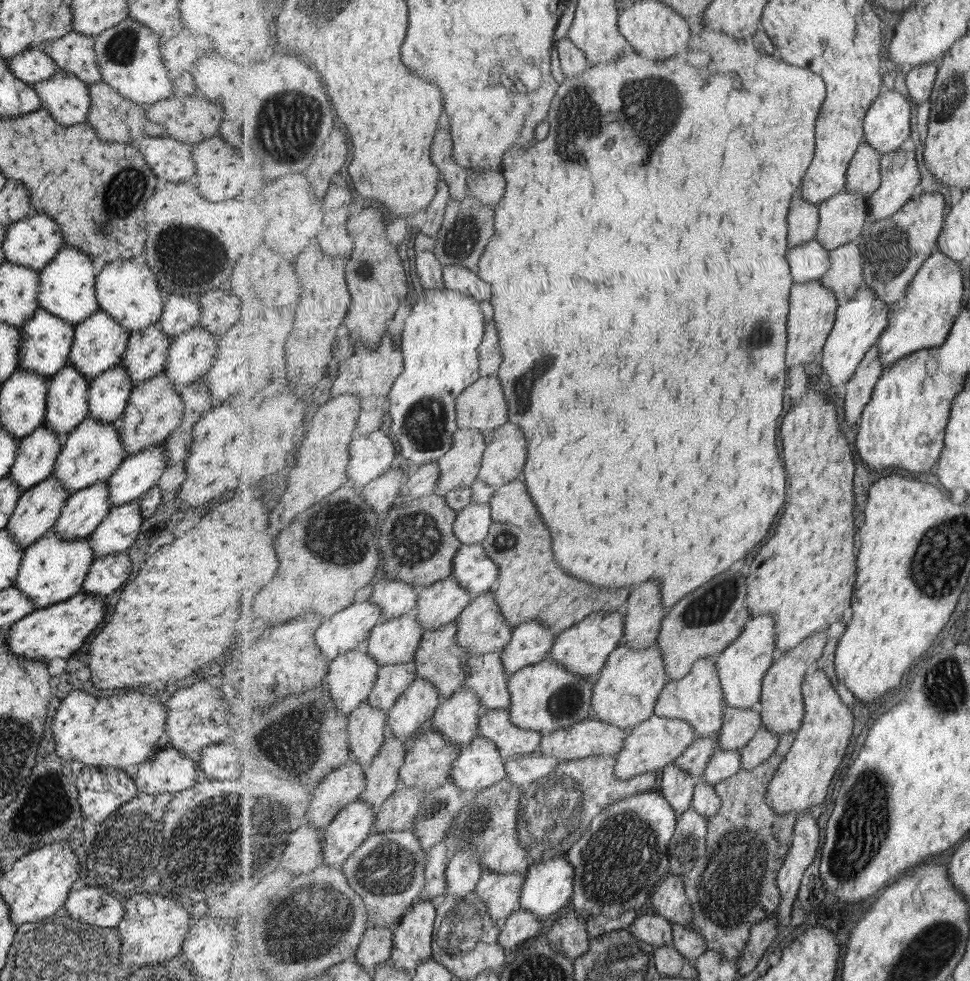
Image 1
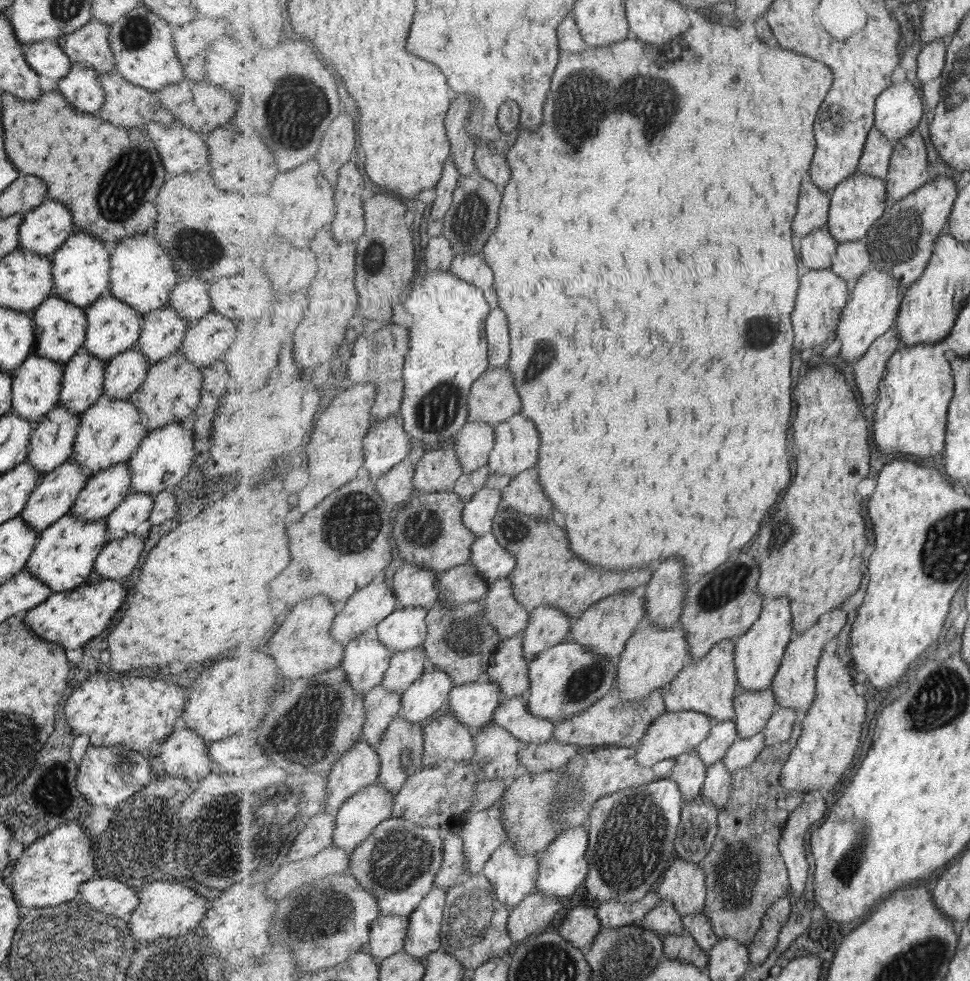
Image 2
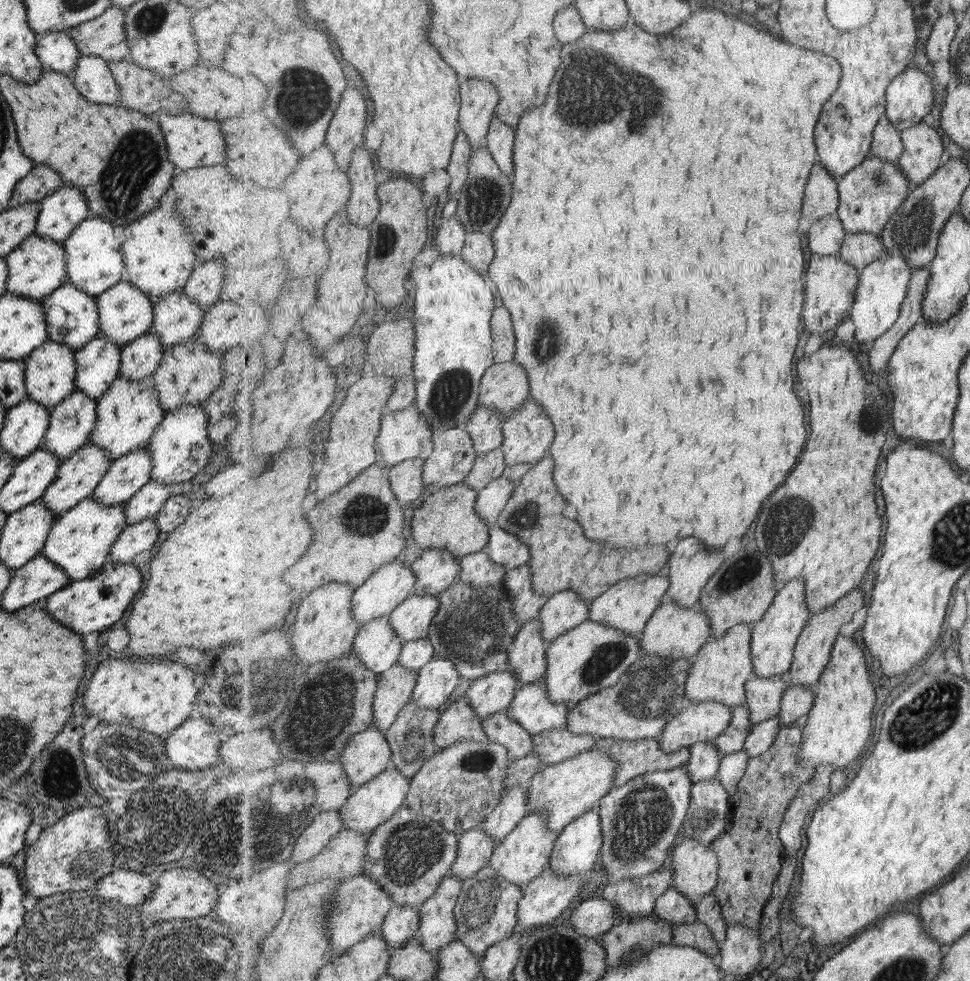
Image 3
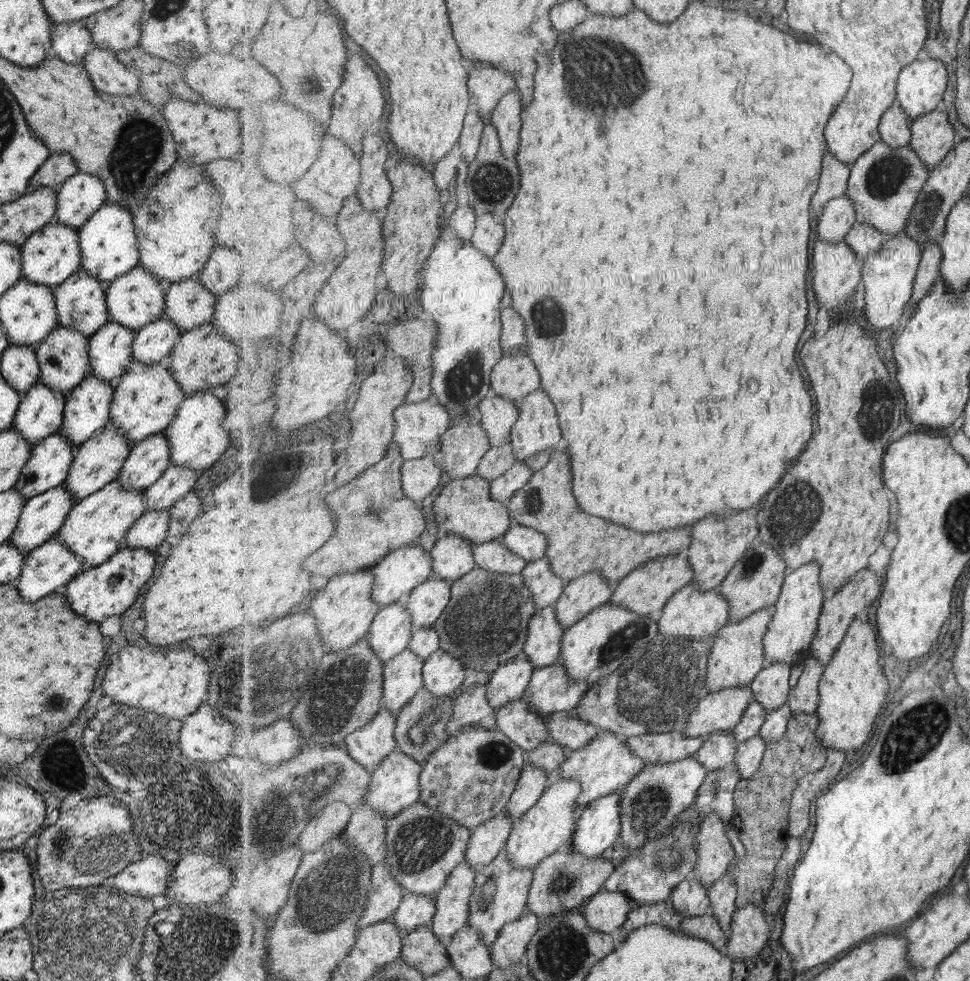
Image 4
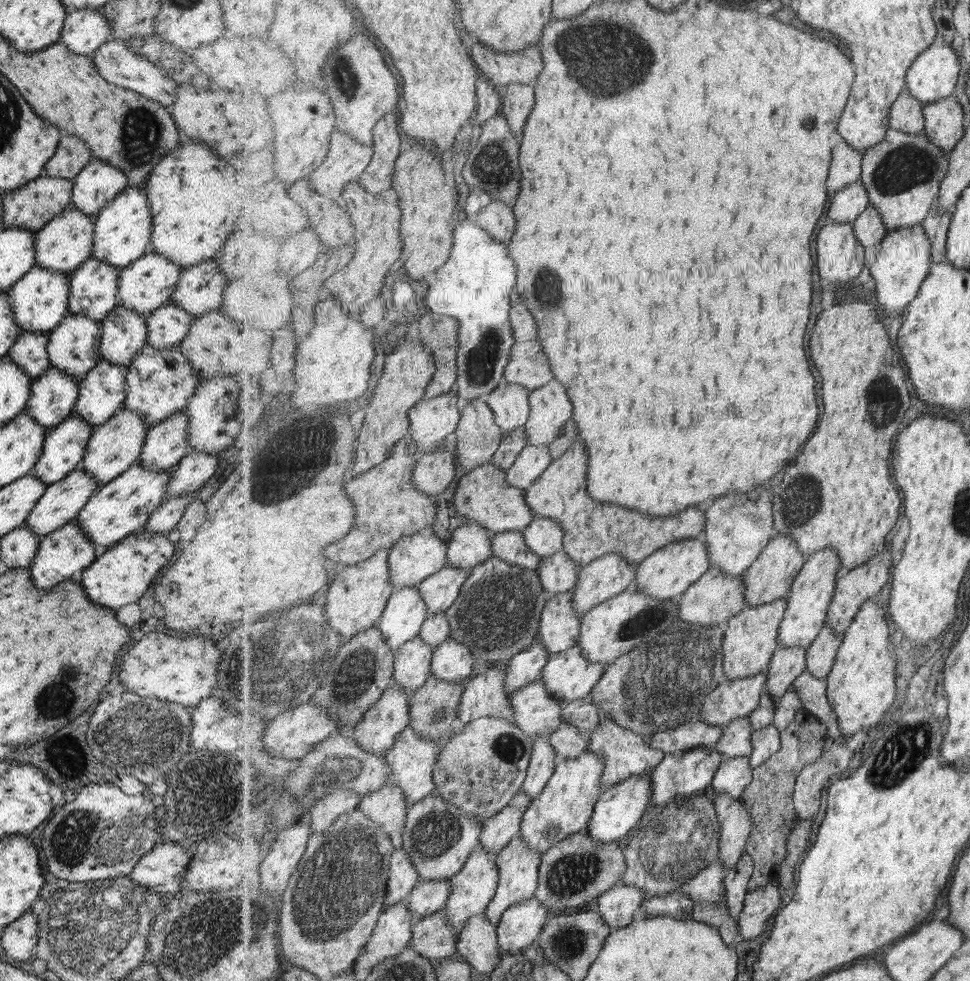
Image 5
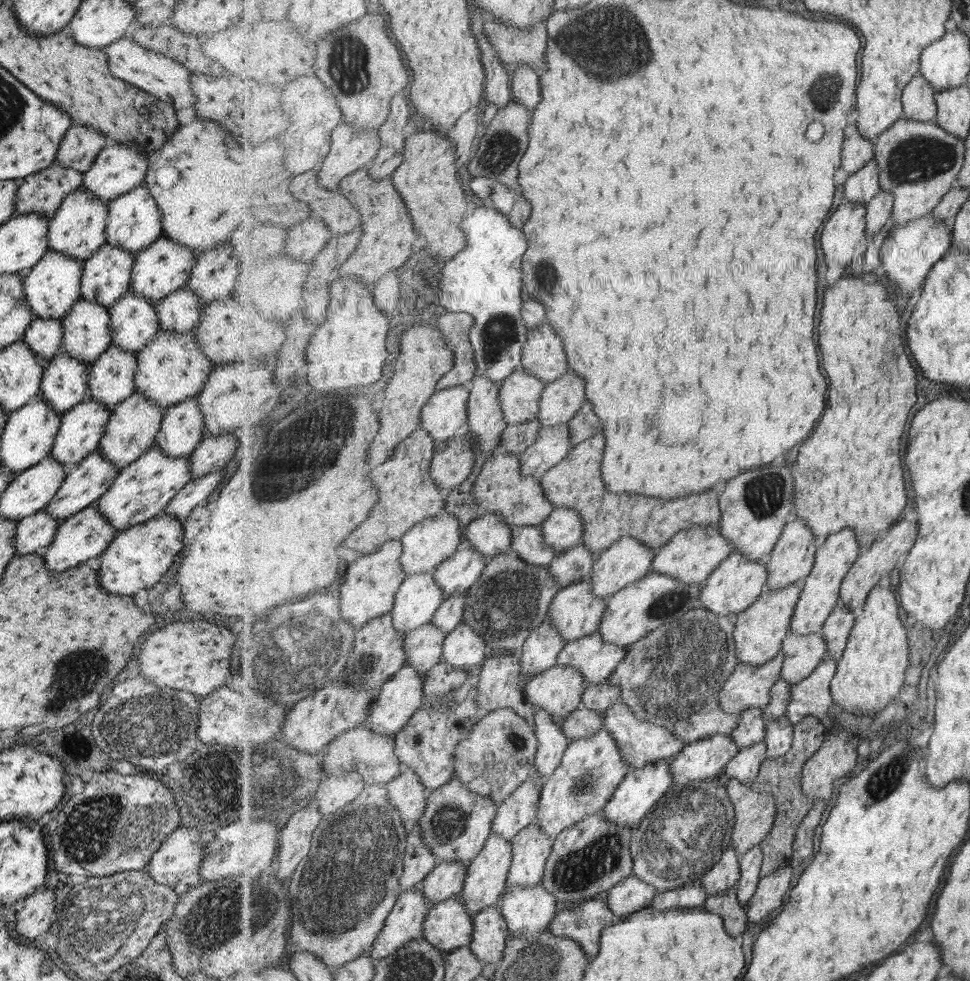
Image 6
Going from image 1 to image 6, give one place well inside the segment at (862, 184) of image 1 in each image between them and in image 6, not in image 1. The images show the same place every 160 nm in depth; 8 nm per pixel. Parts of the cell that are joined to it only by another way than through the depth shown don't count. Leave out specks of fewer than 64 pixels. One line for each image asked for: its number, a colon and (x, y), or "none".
2: (877, 157)
3: (888, 144)
4: (896, 126)
5: (907, 115)
6: (920, 103)

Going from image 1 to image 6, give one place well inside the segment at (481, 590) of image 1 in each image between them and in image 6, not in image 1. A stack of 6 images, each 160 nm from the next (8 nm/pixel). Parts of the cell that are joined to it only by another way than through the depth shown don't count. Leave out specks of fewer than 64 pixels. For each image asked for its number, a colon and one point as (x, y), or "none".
2: (490, 558)
3: (505, 548)
4: (530, 544)
5: (545, 536)
6: (564, 530)

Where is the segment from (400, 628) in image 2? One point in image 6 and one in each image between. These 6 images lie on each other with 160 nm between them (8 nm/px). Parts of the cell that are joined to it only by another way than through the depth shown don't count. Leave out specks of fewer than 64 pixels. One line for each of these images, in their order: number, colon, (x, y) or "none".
3: (412, 619)
4: (428, 601)
5: (440, 591)
6: (462, 570)

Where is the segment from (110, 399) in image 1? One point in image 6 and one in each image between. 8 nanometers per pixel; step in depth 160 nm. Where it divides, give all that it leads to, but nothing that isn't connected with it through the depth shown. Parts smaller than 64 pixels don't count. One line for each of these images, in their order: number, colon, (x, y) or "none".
2: (124, 373)
3: (139, 358)
4: (152, 343)
5: (166, 326)
6: (180, 311)

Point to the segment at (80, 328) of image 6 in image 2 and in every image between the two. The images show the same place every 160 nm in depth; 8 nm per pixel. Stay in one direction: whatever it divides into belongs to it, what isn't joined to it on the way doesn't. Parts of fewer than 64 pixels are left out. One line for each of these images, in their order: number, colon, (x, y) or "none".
2: (35, 383)
3: (50, 368)
4: (62, 356)
5: (72, 347)

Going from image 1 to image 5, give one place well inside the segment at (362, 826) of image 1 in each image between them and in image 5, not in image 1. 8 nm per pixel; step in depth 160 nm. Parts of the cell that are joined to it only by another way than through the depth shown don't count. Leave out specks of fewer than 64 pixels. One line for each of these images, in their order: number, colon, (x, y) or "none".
2: (360, 815)
3: (372, 804)
4: (395, 785)
5: (412, 761)

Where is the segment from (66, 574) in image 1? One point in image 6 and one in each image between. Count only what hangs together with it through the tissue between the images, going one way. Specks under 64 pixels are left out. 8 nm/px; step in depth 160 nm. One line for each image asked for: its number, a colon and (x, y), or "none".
2: (63, 555)
3: (79, 540)
4: (94, 529)
5: (118, 508)
6: (141, 489)

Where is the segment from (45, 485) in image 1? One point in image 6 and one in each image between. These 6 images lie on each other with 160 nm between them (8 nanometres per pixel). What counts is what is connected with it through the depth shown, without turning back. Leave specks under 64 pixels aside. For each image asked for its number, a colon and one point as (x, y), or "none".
2: (54, 494)
3: (78, 474)
4: (97, 460)
5: (114, 445)
6: (130, 430)

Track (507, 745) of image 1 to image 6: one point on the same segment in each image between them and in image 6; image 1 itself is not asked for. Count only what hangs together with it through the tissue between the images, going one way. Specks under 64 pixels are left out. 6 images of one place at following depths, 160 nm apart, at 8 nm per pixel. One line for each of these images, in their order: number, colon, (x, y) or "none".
2: (513, 714)
3: (532, 707)
4: (552, 689)
5: (569, 676)
6: (597, 659)

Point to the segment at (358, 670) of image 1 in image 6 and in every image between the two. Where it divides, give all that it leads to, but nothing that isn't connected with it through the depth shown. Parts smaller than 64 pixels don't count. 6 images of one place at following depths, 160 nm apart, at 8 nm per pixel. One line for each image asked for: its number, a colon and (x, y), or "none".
2: (367, 659)
3: (378, 644)
4: (392, 629)
5: (406, 612)
6: (420, 596)

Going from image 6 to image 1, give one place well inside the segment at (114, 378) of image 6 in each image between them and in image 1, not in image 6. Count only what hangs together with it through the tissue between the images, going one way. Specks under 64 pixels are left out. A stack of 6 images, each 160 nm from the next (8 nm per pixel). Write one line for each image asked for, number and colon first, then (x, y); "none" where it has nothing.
1: (34, 460)
2: (52, 438)
3: (71, 421)
4: (86, 410)
5: (101, 391)

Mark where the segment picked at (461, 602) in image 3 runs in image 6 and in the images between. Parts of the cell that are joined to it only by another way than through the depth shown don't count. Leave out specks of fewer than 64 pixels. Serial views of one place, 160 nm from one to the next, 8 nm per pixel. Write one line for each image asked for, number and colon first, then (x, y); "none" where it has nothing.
4: (486, 624)
5: (498, 614)
6: (513, 597)

